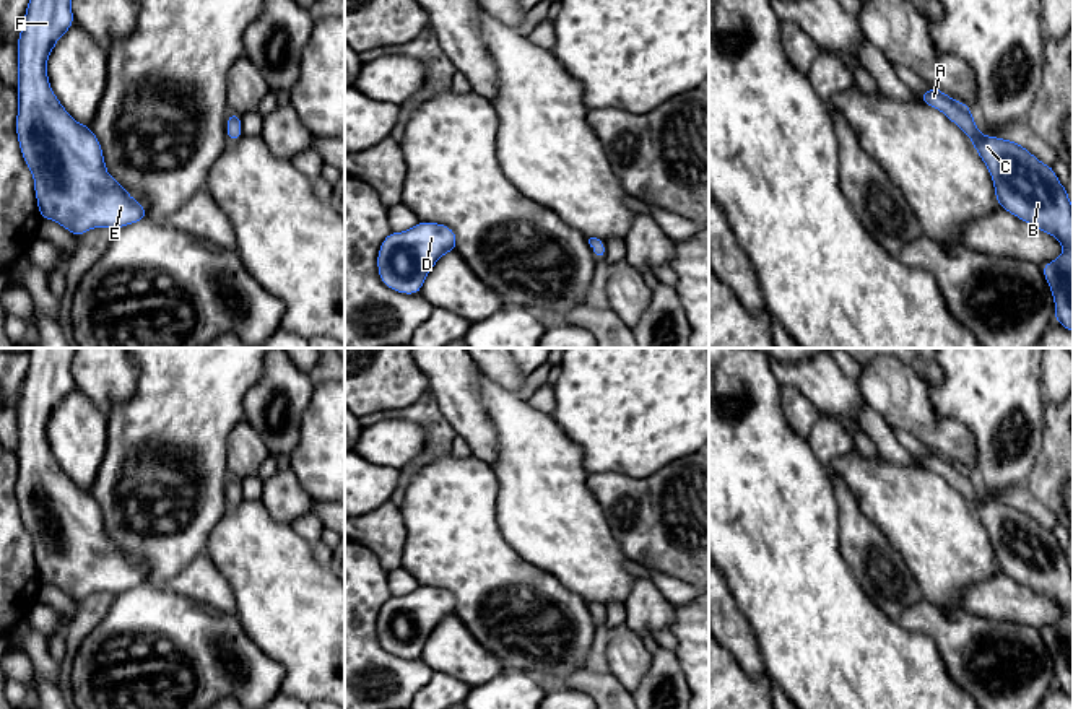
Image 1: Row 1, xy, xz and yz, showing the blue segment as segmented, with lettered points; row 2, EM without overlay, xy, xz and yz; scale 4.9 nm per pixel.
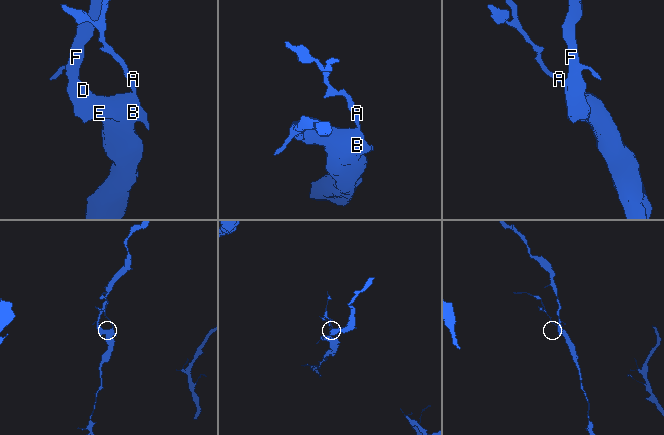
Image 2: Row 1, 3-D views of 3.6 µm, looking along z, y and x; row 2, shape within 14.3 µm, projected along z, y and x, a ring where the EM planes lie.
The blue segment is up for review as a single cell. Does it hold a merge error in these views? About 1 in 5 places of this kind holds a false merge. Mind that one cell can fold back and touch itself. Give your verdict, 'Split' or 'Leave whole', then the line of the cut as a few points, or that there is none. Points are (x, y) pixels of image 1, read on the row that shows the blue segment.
Leave whole. No split

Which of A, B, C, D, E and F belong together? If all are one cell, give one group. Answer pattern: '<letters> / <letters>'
A B C D E F

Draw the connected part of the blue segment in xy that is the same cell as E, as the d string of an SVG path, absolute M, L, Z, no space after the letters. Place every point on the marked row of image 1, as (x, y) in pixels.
M29 0L18 46L18 115L15 122L21 156L34 177L41 218L54 220L75 236L93 228L120 229L146 220L146 208L109 176L102 146L93 130L76 122L54 94L47 60L57 41L75 24L72 0Z

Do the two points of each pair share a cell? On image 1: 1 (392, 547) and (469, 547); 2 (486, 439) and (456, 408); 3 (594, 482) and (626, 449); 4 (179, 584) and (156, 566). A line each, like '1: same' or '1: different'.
1: different
2: same
3: different
4: different

